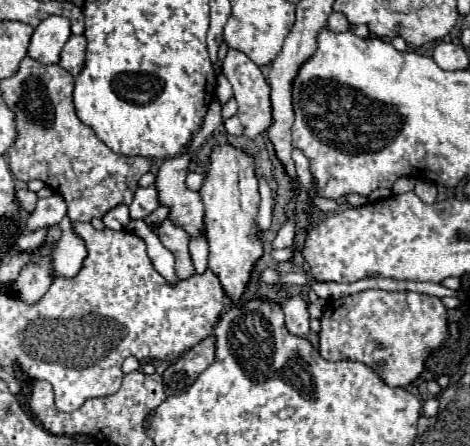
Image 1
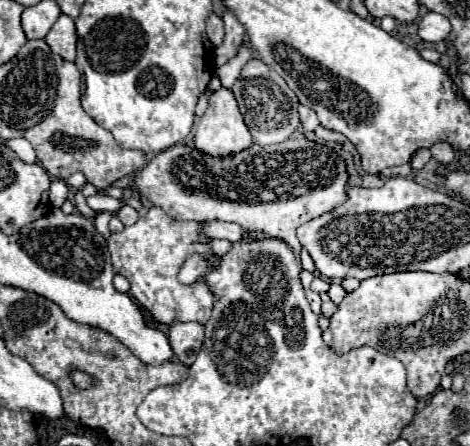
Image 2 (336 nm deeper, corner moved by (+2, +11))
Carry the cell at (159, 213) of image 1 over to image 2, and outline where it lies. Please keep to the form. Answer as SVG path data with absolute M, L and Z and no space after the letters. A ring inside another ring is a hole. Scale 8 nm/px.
M221 86L219 90L215 90L211 94L209 106L197 124L195 148L205 152L205 154L211 154L211 156L229 156L229 154L235 154L235 152L249 148L251 144L253 144L253 138L251 138L251 134L243 122L243 116L239 112L239 106L237 106L233 92L229 88Z

